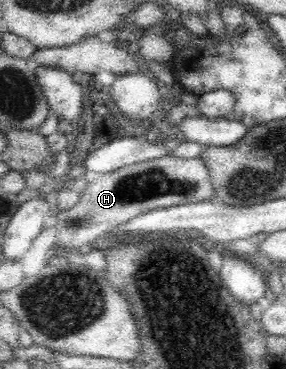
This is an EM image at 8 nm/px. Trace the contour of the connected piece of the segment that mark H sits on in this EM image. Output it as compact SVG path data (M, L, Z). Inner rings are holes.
M164 155L147 162L121 167L107 174L99 174L91 184L80 187L80 199L73 208L55 213L47 222L56 232L49 256L62 254L66 248L73 252L80 247L88 249L95 238L103 237L115 226L124 224L143 212L171 205L207 201L213 194L209 171L199 157L183 159Z

